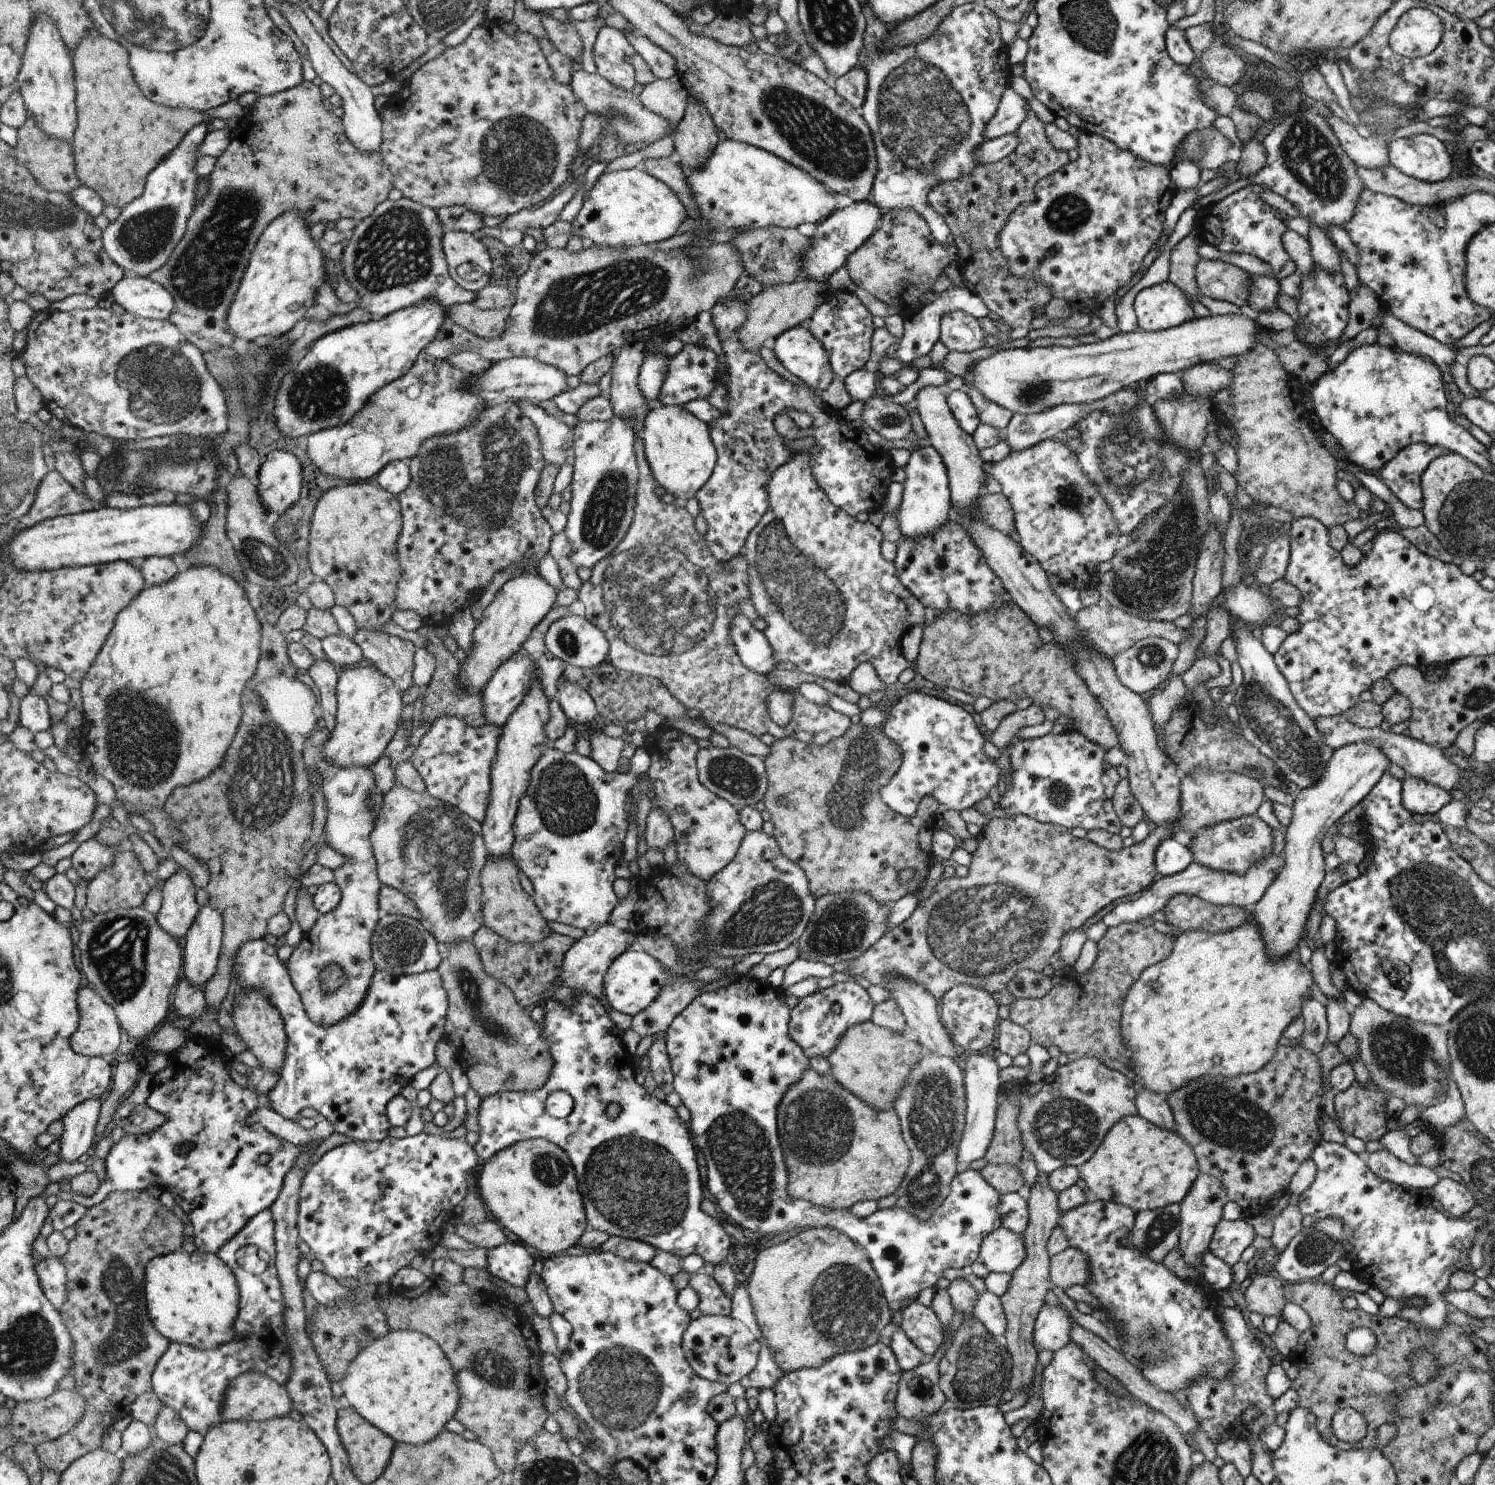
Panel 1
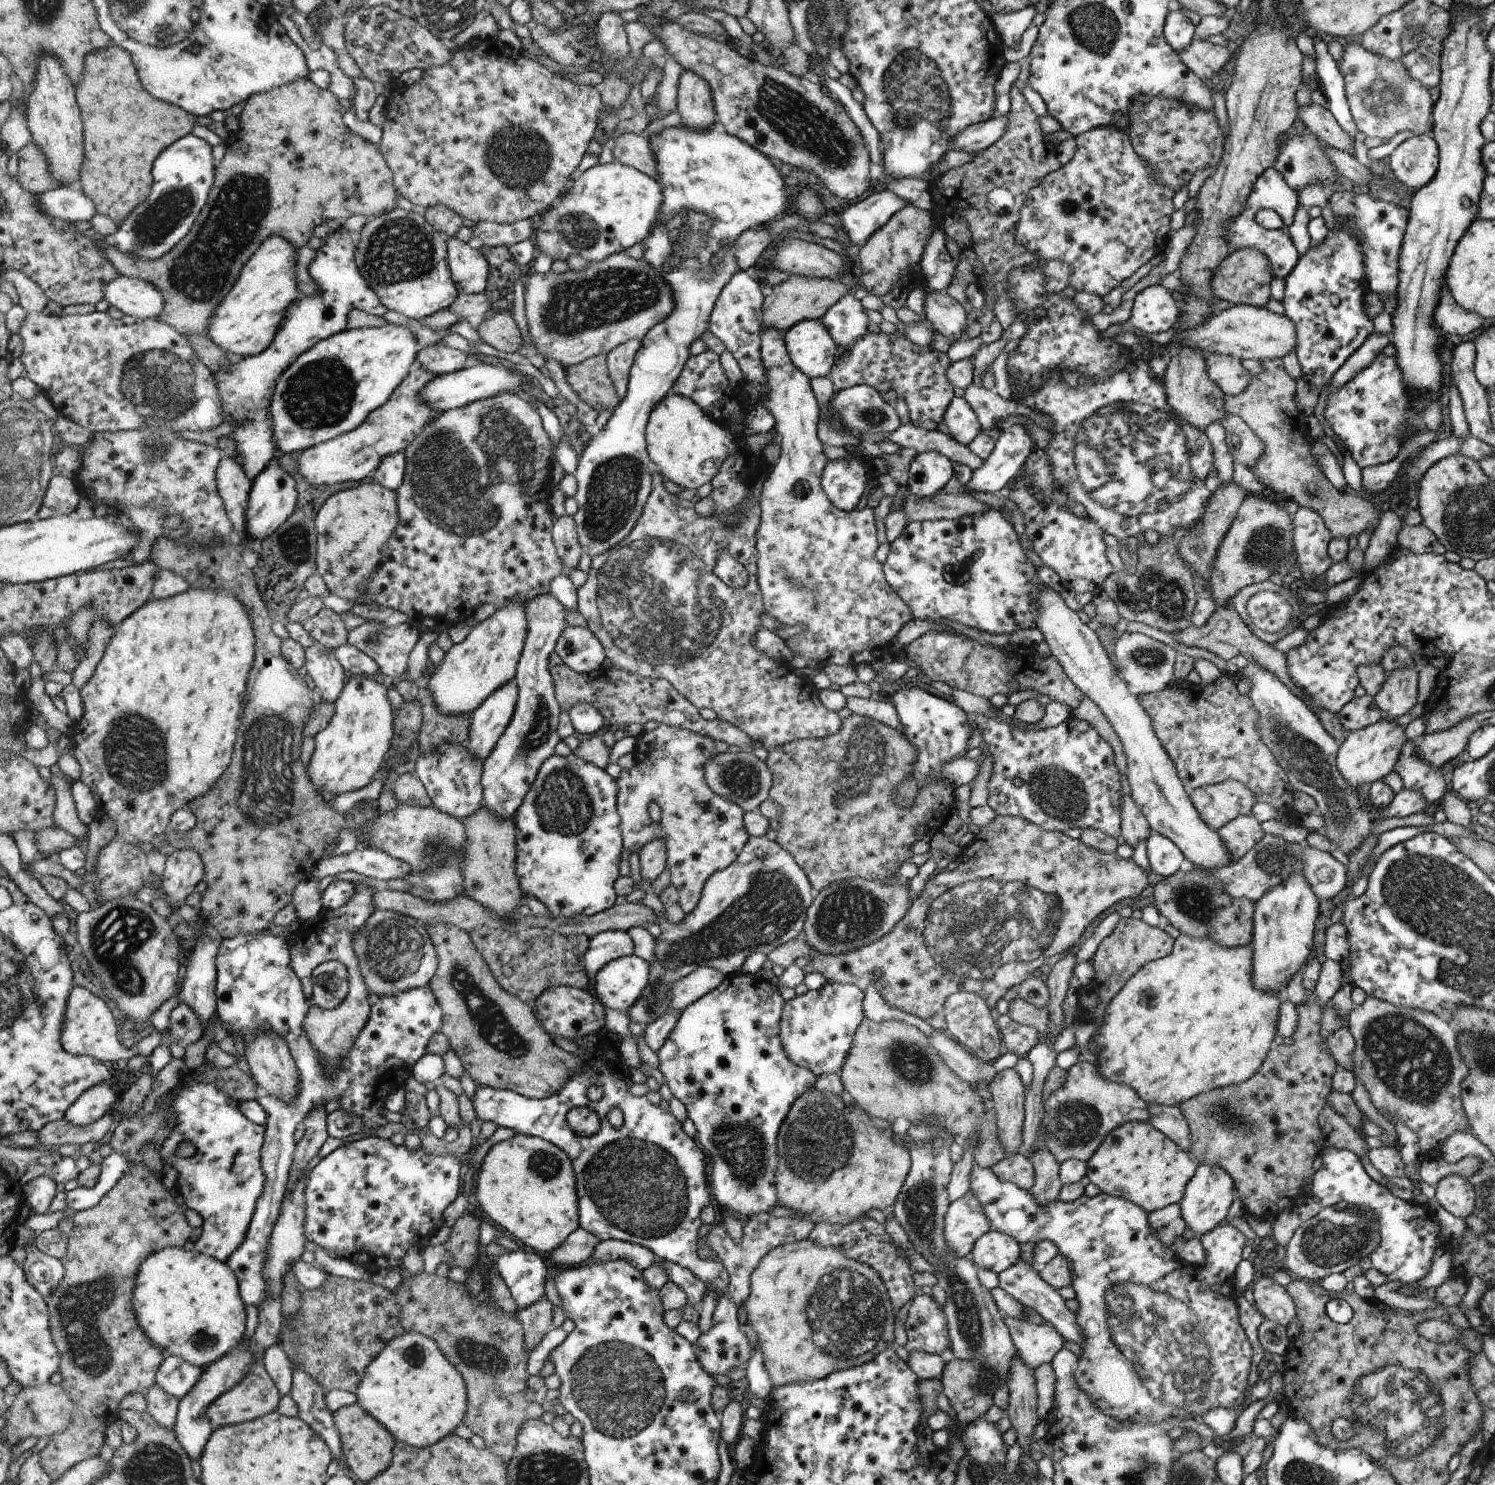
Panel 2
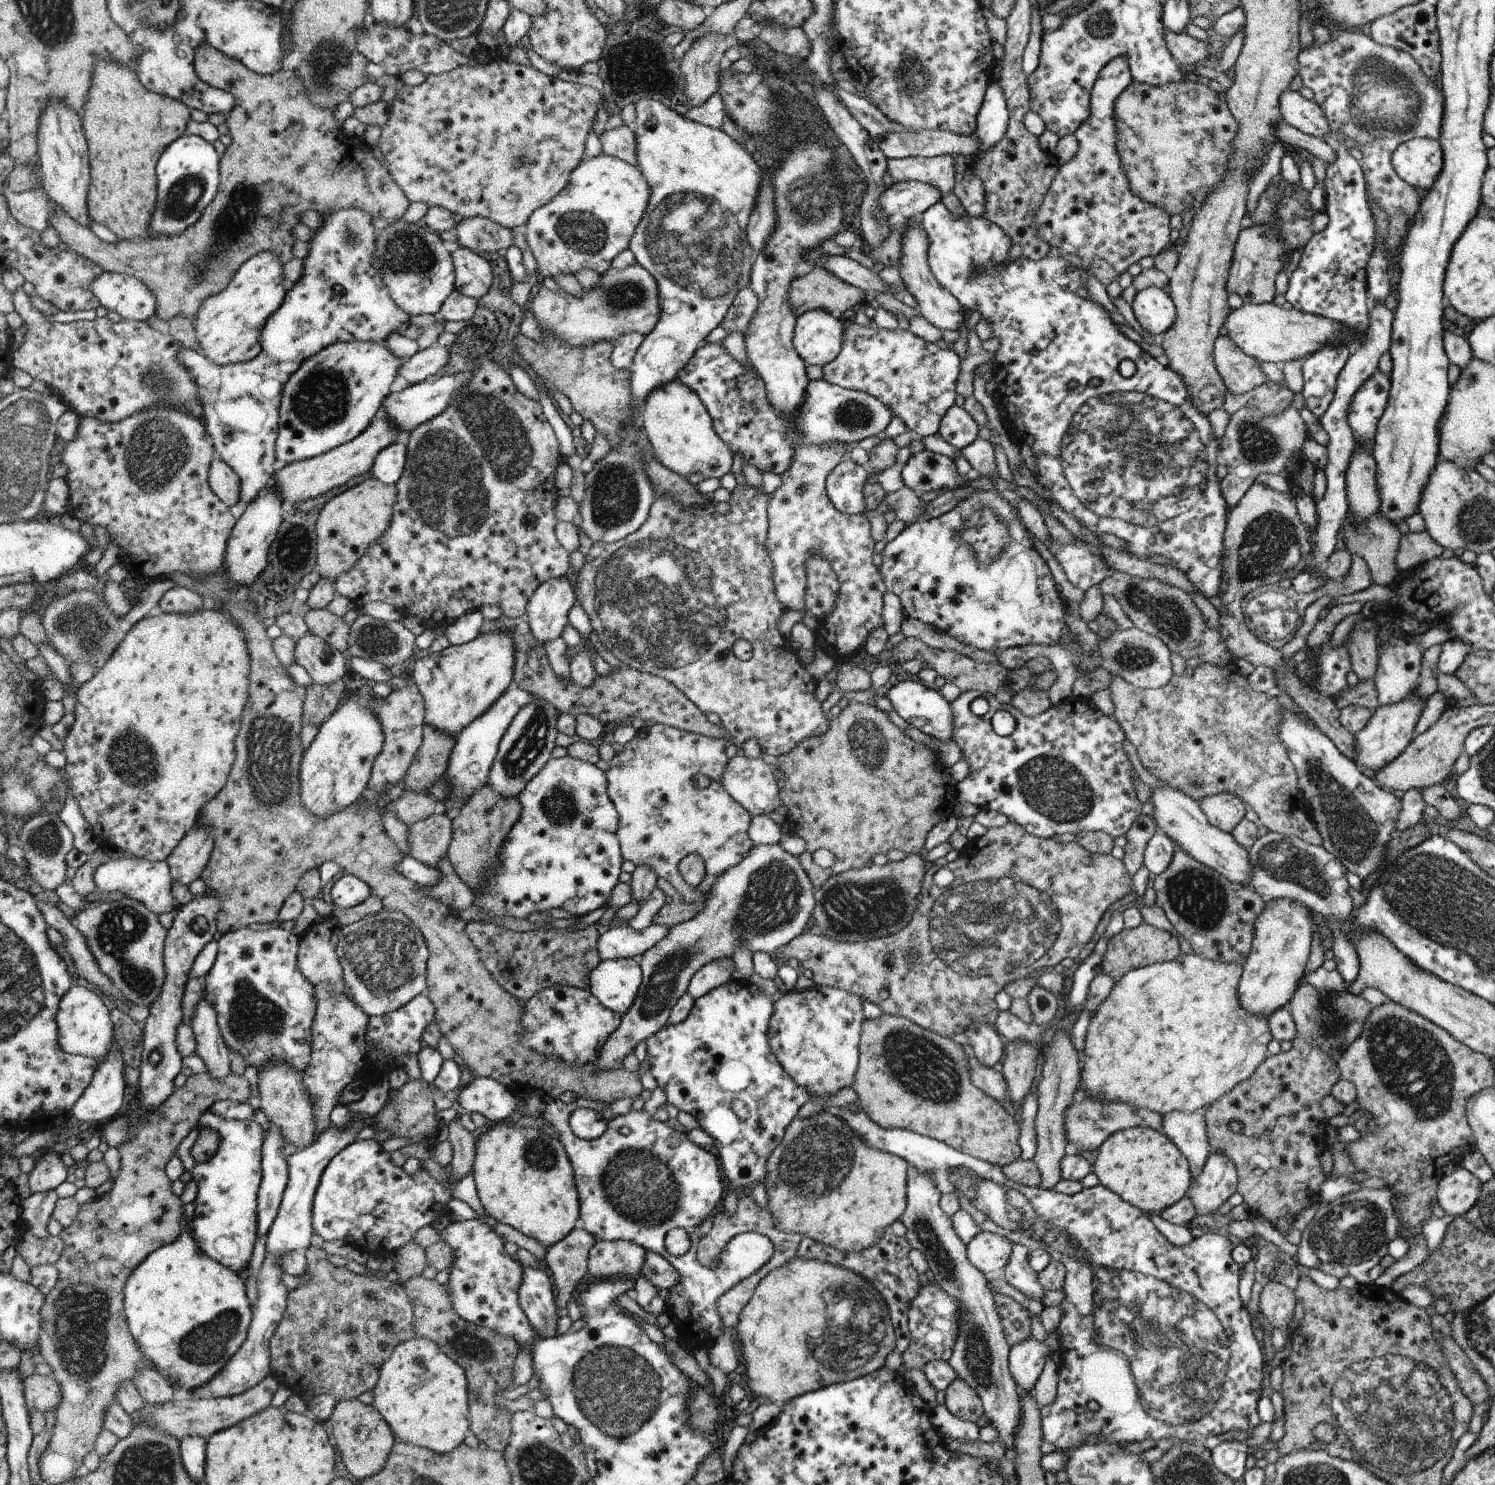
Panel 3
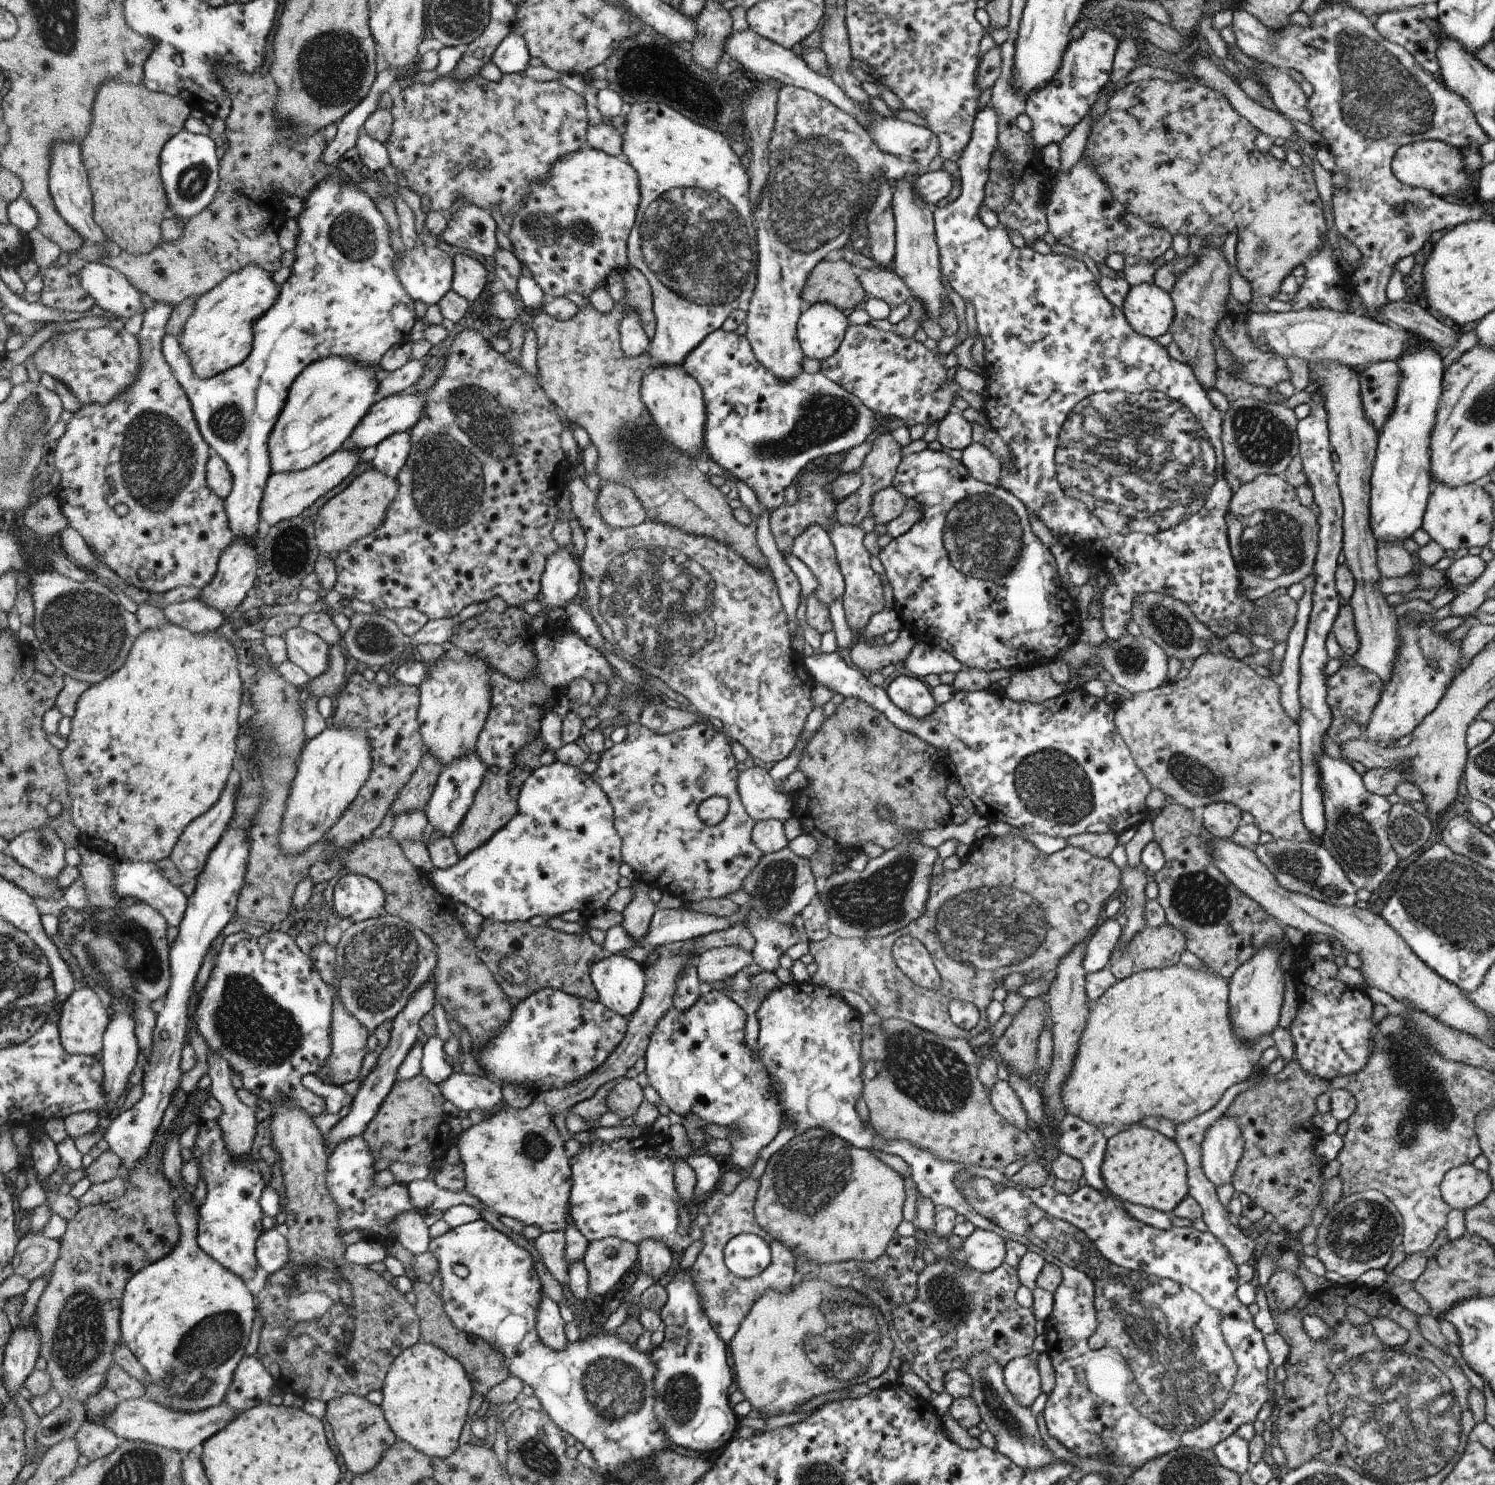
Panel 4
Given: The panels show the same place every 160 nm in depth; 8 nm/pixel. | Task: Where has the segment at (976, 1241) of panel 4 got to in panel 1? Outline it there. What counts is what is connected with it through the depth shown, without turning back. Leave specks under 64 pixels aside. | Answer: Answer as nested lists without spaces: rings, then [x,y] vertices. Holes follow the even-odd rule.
[[[1000,1226],[981,1242],[979,1261],[990,1273],[1012,1274],[1022,1264],[1026,1253],[1023,1236]]]

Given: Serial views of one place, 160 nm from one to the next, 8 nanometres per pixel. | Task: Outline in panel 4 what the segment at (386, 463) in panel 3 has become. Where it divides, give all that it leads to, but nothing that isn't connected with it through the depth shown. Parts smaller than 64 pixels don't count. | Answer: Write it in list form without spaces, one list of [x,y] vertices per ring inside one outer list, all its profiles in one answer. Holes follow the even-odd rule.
[[[410,432],[396,433],[376,445],[376,456],[372,466],[386,476],[398,476],[405,466],[412,450],[412,435]]]

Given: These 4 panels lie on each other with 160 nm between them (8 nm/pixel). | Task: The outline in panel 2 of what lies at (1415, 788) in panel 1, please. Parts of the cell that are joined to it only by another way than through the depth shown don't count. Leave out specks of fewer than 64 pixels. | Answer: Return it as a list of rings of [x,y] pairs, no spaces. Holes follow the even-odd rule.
[[[1249,662],[1243,671],[1238,672],[1238,676],[1250,678],[1252,688],[1248,693],[1251,703],[1259,712],[1258,721],[1259,735],[1263,743],[1272,751],[1277,763],[1285,772],[1287,779],[1295,791],[1306,792],[1317,802],[1317,812],[1324,818],[1322,832],[1333,844],[1333,849],[1340,848],[1344,854],[1350,855],[1357,849],[1363,840],[1366,840],[1372,832],[1372,823],[1382,819],[1392,817],[1407,817],[1416,813],[1424,813],[1432,810],[1433,806],[1427,803],[1419,792],[1403,789],[1393,796],[1389,805],[1384,808],[1378,808],[1368,796],[1369,801],[1362,802],[1360,794],[1355,786],[1347,783],[1347,780],[1340,774],[1337,767],[1338,744],[1333,736],[1330,736],[1323,727],[1317,714],[1300,697],[1297,697],[1274,673],[1268,672],[1265,668],[1258,666],[1257,663]]]

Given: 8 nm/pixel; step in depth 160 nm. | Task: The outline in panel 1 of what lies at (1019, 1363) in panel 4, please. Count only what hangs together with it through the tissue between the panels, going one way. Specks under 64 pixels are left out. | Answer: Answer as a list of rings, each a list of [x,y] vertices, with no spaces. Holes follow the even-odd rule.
[[[1049,1300],[1038,1313],[1033,1330],[1032,1342],[1040,1351],[1052,1351],[1064,1348],[1071,1342],[1072,1318],[1060,1304],[1052,1304]]]

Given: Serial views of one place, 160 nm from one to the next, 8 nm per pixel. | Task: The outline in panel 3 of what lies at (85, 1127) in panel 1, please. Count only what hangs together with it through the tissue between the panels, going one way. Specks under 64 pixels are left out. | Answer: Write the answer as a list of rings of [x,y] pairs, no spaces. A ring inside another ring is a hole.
[[[115,1041],[113,1051],[103,1059],[88,1090],[77,1100],[72,1115],[80,1122],[102,1122],[120,1114],[124,1104],[124,1090],[127,1090],[120,1049]]]

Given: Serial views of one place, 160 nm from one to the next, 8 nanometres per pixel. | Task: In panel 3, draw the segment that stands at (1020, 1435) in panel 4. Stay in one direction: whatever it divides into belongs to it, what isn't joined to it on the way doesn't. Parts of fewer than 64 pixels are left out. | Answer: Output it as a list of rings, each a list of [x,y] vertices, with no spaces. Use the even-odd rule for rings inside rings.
[[[916,1168],[910,1171],[910,1208],[901,1222],[906,1226],[908,1244],[920,1250],[928,1261],[929,1269],[940,1286],[952,1296],[957,1297],[961,1310],[960,1334],[957,1336],[953,1356],[948,1361],[956,1371],[958,1378],[971,1386],[980,1397],[983,1413],[990,1425],[998,1430],[998,1441],[1005,1446],[1005,1456],[1014,1460],[1017,1457],[1015,1436],[1021,1418],[1020,1388],[1009,1371],[1010,1346],[1002,1330],[997,1313],[993,1292],[988,1286],[988,1279],[978,1270],[967,1256],[968,1246],[957,1235],[953,1221],[942,1210],[940,1190],[929,1173],[919,1173]]]

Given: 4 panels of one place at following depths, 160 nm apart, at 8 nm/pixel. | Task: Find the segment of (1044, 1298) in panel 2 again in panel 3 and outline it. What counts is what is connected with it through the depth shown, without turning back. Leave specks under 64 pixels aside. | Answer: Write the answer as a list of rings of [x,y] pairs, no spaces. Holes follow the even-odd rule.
[[[1013,1244],[1009,1261],[1000,1273],[1008,1284],[1020,1289],[1028,1300],[1034,1298],[1041,1302],[1046,1291],[1038,1280],[1038,1273],[1028,1262],[1028,1249],[1024,1245]]]

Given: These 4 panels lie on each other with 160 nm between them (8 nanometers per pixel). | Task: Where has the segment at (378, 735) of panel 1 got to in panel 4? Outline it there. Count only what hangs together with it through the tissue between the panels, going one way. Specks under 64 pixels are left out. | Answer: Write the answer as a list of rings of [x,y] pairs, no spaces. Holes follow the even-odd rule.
[[[326,727],[307,741],[281,824],[279,840],[284,856],[302,855],[325,838],[368,782],[372,766],[372,741],[359,729]]]

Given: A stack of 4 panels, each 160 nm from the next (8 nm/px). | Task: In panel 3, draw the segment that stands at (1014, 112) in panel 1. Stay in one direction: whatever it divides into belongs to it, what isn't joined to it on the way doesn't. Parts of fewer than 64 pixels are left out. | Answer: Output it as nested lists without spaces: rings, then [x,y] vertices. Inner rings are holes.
[[[836,84],[833,93],[838,100],[851,112],[851,115],[868,131],[874,142],[882,149],[887,158],[904,157],[937,157],[938,155],[963,154],[964,156],[973,156],[979,152],[979,140],[977,136],[959,135],[942,129],[909,129],[903,124],[891,121],[874,103],[870,102],[864,95],[848,92]]]

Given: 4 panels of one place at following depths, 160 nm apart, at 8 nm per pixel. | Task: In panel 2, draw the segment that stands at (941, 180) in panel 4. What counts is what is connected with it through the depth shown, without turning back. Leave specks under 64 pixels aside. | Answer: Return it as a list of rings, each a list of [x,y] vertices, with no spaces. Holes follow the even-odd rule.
[[[885,188],[881,192],[874,191],[858,203],[852,202],[839,220],[844,224],[848,240],[862,246],[906,205],[910,205],[907,200]]]

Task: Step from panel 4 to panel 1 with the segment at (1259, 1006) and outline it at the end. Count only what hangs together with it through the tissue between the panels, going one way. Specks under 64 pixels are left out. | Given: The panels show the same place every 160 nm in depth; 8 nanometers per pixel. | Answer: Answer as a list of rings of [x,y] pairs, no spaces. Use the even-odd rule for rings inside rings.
[[[1376,743],[1347,744],[1333,751],[1321,779],[1295,796],[1293,815],[1285,835],[1285,865],[1254,910],[1254,924],[1259,929],[1267,955],[1274,961],[1296,954],[1300,940],[1306,940],[1306,920],[1324,880],[1325,854],[1321,847],[1324,838],[1340,817],[1366,798],[1390,763]]]

